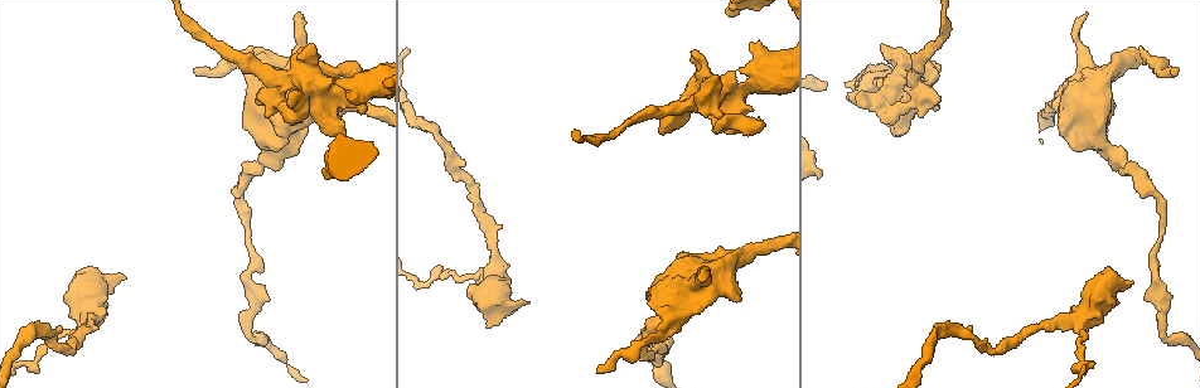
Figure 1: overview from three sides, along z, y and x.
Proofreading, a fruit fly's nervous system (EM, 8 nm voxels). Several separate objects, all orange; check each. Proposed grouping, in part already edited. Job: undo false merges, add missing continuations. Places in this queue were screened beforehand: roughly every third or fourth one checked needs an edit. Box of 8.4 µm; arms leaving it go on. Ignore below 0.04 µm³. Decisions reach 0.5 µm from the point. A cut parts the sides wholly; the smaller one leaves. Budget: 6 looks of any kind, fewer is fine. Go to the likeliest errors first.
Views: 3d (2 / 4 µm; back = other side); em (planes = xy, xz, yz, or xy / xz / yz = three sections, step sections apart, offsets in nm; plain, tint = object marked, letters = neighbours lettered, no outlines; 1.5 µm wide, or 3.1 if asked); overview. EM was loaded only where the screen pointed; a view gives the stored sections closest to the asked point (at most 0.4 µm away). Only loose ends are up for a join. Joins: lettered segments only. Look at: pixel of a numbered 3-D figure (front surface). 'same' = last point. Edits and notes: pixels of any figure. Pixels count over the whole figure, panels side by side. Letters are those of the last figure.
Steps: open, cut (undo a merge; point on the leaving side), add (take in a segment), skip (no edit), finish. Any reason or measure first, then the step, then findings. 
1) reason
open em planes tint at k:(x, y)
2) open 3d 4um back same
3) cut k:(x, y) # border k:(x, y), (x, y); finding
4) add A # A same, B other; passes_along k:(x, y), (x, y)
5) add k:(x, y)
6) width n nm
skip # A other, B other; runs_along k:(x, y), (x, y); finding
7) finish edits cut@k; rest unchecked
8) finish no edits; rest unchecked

open 3d 2um at 1:(193, 69)

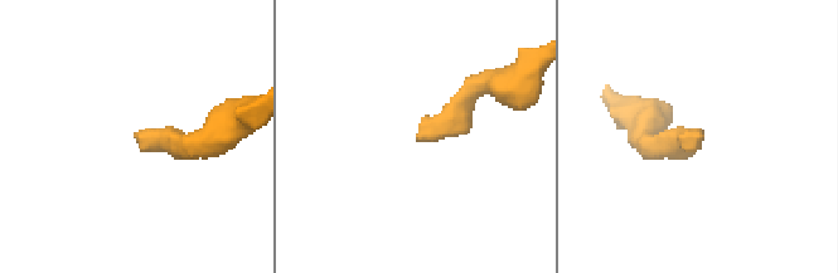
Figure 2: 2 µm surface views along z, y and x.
open em planes letters at 2:(702, 133)

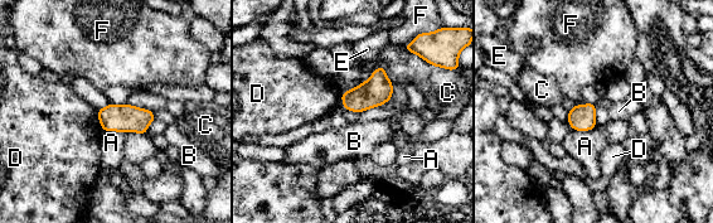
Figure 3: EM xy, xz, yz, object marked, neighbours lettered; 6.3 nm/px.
longest_contact C 200 nm
skip # A other, B other, C other, D other, E other, F other; border 3:(102, 130), (127, 132); no lettered segment goes on from it

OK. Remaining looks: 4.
a fork
open 3d 4um at 1:(761, 84)

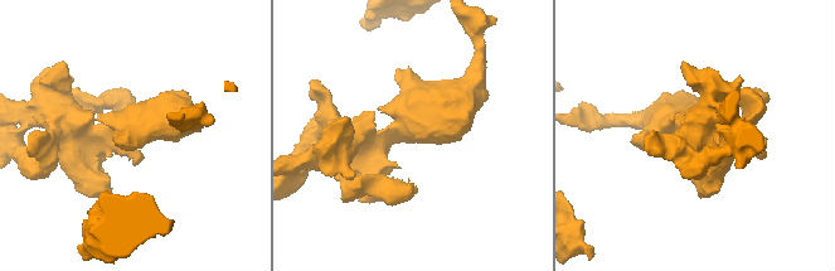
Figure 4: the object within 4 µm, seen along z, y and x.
open em xy step 4 tint at 4:(123, 126)

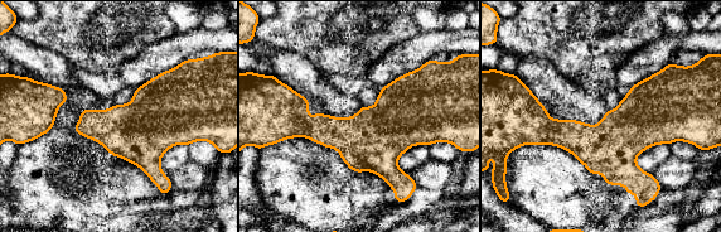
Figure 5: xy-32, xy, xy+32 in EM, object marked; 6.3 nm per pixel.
see the neighbours
open em xy step 4 letters same

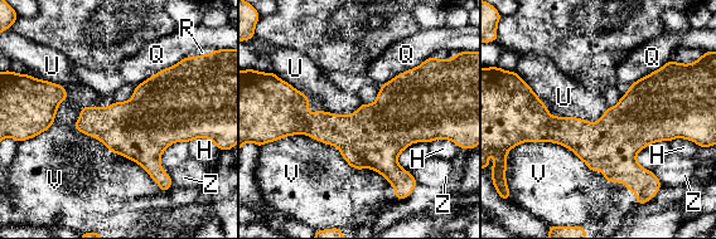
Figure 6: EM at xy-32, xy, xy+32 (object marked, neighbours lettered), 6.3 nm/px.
skip # H other, Q other, R other, U other, V other, Z other; border 6:(81, 108), (73, 126), (117, 155); continuous, no second neuron

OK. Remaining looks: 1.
thick end
open em planes letters at 1:(705, 300)

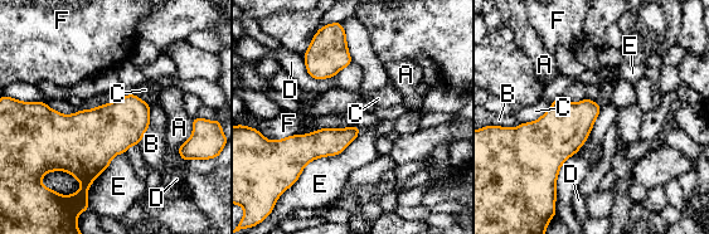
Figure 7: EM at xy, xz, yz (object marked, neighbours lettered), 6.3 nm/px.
skip # A other, B other, C other, D other, E other, F other; border 7:(360, 130), (297, 178); none of them fits

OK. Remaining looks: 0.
finish no edits; rest unchecked

